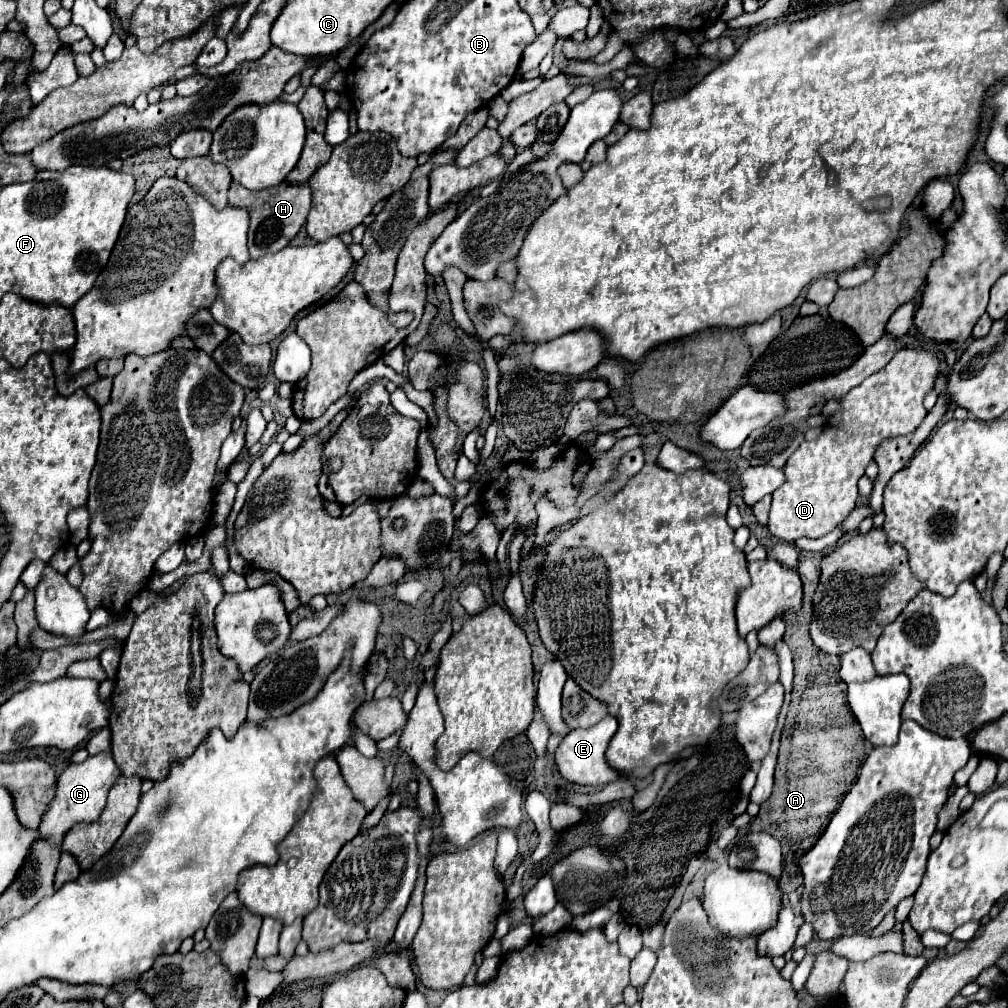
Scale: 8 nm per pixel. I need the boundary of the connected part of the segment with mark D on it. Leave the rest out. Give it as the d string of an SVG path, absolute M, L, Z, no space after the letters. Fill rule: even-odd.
M900 349L882 371L866 377L858 387L854 387L850 393L840 397L840 411L828 419L822 435L814 441L804 441L790 455L784 467L788 481L780 489L776 489L772 495L772 507L770 507L770 519L768 519L770 533L782 541L794 543L800 537L818 539L830 533L834 527L838 527L856 507L856 501L858 501L856 483L864 475L866 465L874 459L876 447L884 439L914 433L918 425L922 423L922 419L926 417L928 411L924 409L924 395L930 389L934 389L938 367L940 367L940 361L936 351Z

